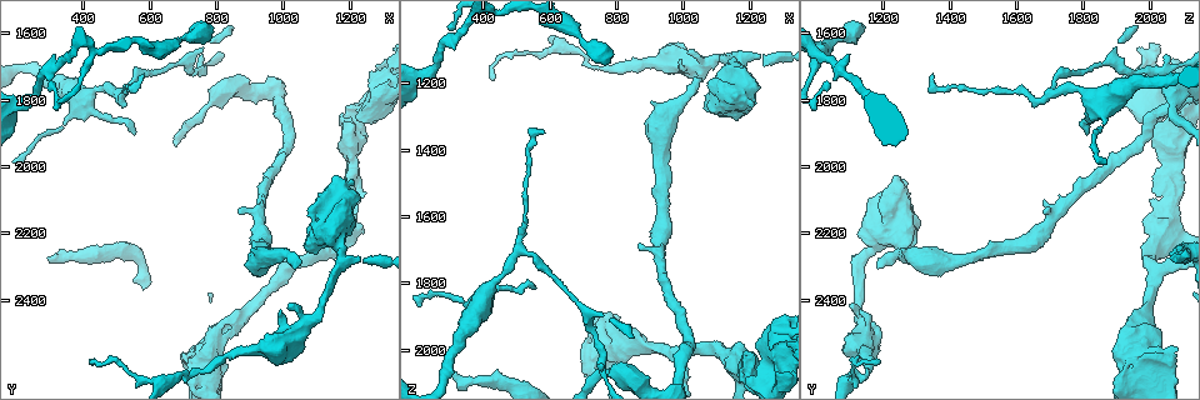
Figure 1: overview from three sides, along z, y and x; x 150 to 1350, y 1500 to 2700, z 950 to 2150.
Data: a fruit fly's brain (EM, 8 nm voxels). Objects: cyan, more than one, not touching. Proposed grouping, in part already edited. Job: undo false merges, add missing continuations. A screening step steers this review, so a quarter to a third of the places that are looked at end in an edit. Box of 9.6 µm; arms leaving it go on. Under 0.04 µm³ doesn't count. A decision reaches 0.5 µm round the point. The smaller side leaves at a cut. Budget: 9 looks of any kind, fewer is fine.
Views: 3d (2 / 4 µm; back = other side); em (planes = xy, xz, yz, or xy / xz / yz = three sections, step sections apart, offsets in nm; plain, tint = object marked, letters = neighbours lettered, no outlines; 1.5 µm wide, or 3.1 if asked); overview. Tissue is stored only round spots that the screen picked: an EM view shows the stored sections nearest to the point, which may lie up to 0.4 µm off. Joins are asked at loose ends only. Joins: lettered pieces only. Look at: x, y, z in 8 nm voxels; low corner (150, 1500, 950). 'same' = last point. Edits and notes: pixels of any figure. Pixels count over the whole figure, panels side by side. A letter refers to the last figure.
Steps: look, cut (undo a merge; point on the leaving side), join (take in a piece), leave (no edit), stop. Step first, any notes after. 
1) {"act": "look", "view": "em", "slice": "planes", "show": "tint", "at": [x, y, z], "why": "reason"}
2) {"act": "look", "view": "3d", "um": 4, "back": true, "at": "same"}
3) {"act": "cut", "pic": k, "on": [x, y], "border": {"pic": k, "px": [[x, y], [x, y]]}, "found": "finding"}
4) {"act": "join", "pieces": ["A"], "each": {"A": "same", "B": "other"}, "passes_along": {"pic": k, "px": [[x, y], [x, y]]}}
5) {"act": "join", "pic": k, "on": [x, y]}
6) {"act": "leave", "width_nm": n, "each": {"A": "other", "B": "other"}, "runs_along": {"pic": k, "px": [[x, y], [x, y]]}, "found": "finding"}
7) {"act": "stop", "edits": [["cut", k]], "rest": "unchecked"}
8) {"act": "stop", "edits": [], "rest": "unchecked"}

{"act": "look", "view": "3d", "um": 2, "at": [510, 1780, 1700]}

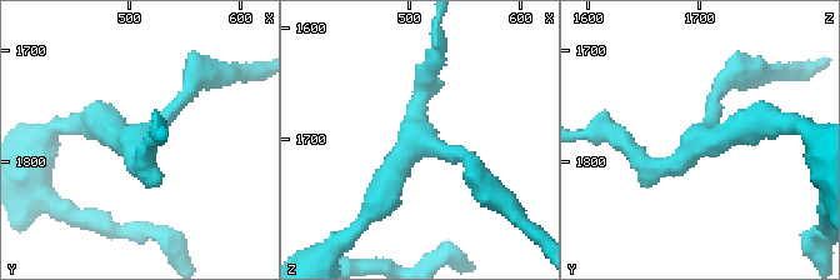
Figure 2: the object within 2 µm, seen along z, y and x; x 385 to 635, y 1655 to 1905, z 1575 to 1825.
{"act": "look", "view": "em", "slice": "planes", "show": "tint", "at": [506, 1778, 1702]}

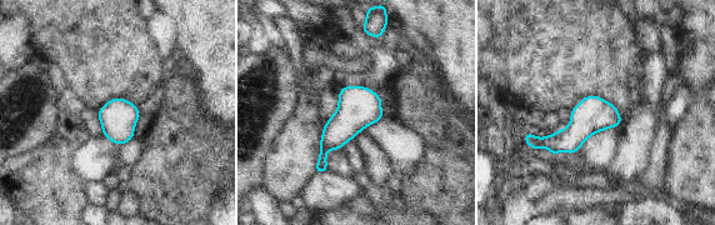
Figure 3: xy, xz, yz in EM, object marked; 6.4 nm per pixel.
{"act": "look", "view": "em", "slice": "planes", "show": "letters", "at": "same"}

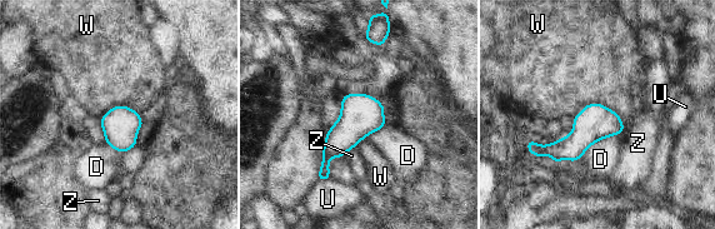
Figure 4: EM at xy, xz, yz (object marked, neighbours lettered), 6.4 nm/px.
{"act": "leave", "width_nm": 240, "each": {"D": "other", "U": "other", "W": "other", "Z": "other"}, "border": {"pic": 4, "px": [[574, 117], [603, 104], [624, 130]]}, "found": "all the same neuron"}

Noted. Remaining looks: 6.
{"act": "look", "view": "em", "slice": "planes", "show": "plain", "at": [820, 2480, 1930], "why": "closes a loop"}

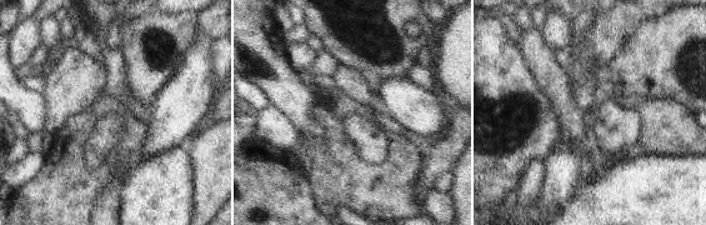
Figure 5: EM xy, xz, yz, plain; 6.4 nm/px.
{"act": "look", "view": "em", "slice": "planes", "show": "letters", "at": "same"}

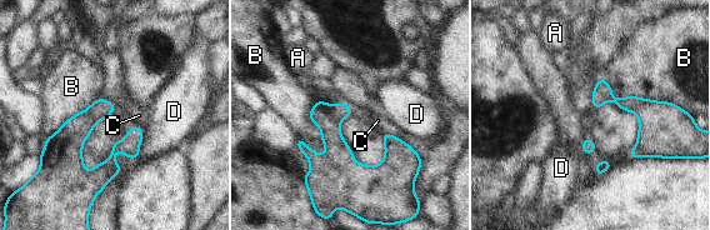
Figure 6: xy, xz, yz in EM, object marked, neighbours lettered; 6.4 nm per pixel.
{"act": "leave", "each": {"A": "other", "B": "other", "C": "other", "D": "other"}, "border": {"pic": 6, "px": [[381, 133], [395, 135], [413, 148]]}, "found": "continuous, no second neuron"}

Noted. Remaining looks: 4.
{"act": "look", "view": "3d", "um": 2, "at": [430, 2590, 1190], "why": "an open end"}

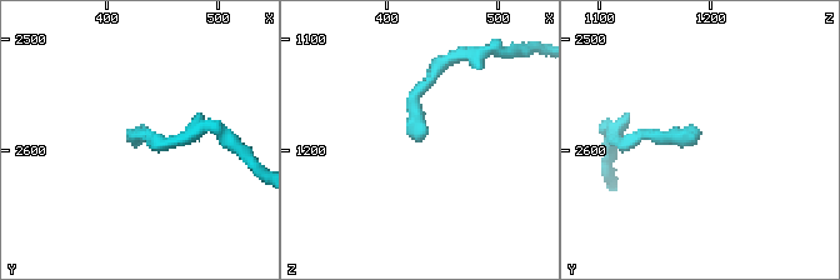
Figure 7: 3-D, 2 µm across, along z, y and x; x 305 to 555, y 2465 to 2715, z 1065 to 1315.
{"act": "look", "view": "em", "slice": "planes", "show": "tint", "at": [428, 2584, 1192]}

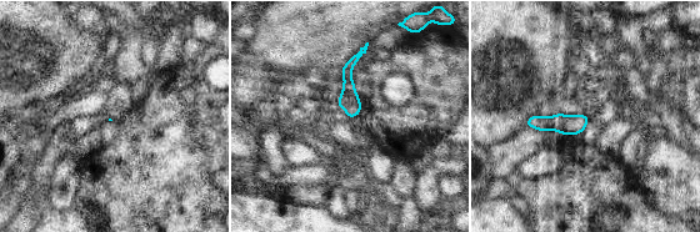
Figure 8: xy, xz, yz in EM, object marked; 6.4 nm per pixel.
{"act": "look", "view": "em", "slice": "planes", "show": "letters", "at": "same"}

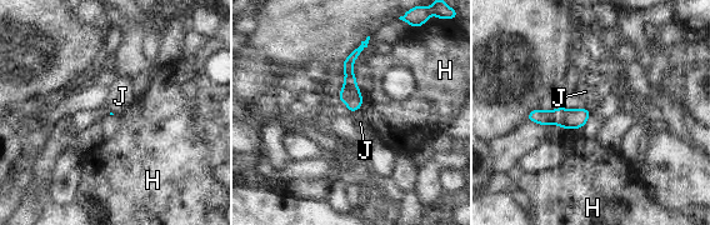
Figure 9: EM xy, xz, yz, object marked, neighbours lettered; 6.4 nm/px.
{"act": "leave", "each": {"H": "other", "J": "other"}, "runs_along": {"pic": 9, "px": [[364, 44], [349, 61], [351, 108]]}, "found": "no lettered piece goes on from it"}

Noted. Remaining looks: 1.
{"act": "stop", "edits": [], "rest": "unchecked"}

